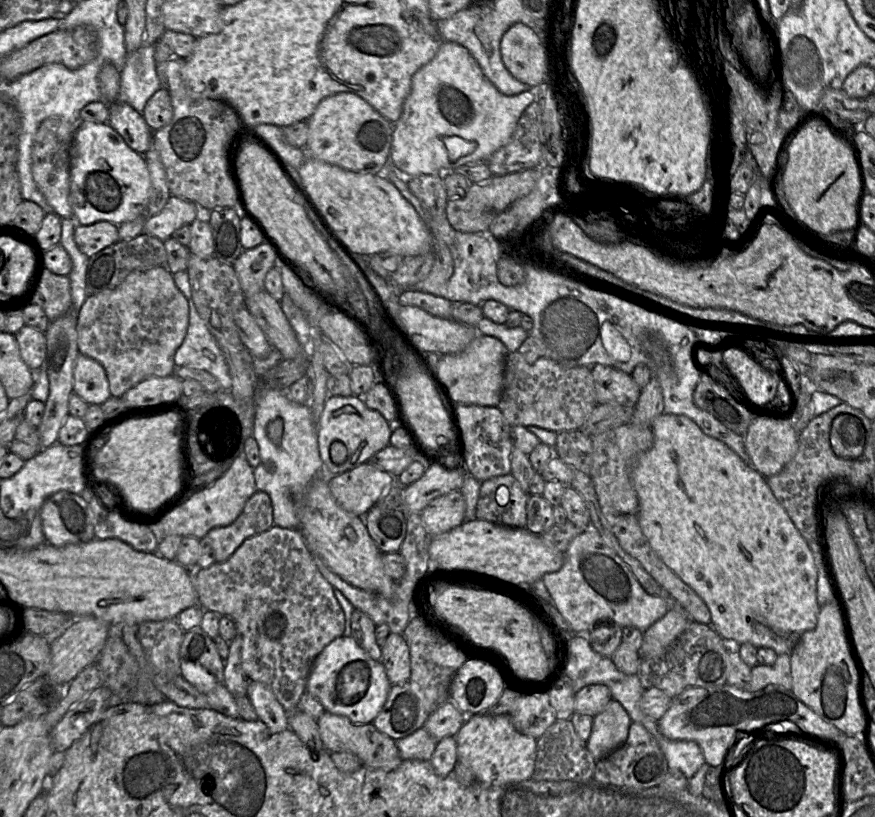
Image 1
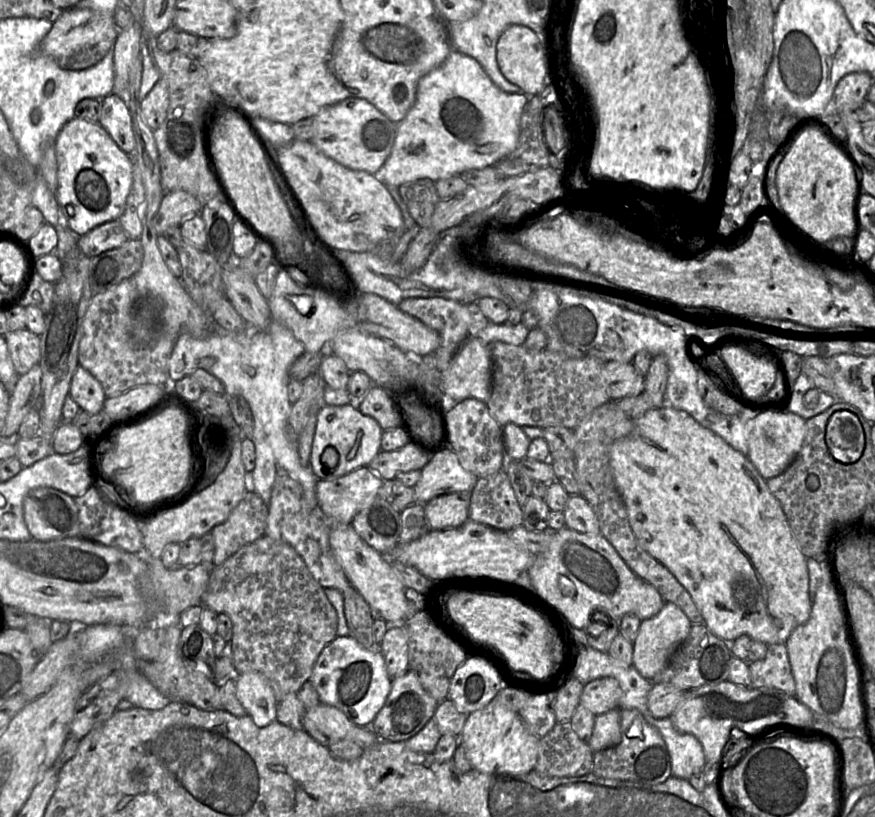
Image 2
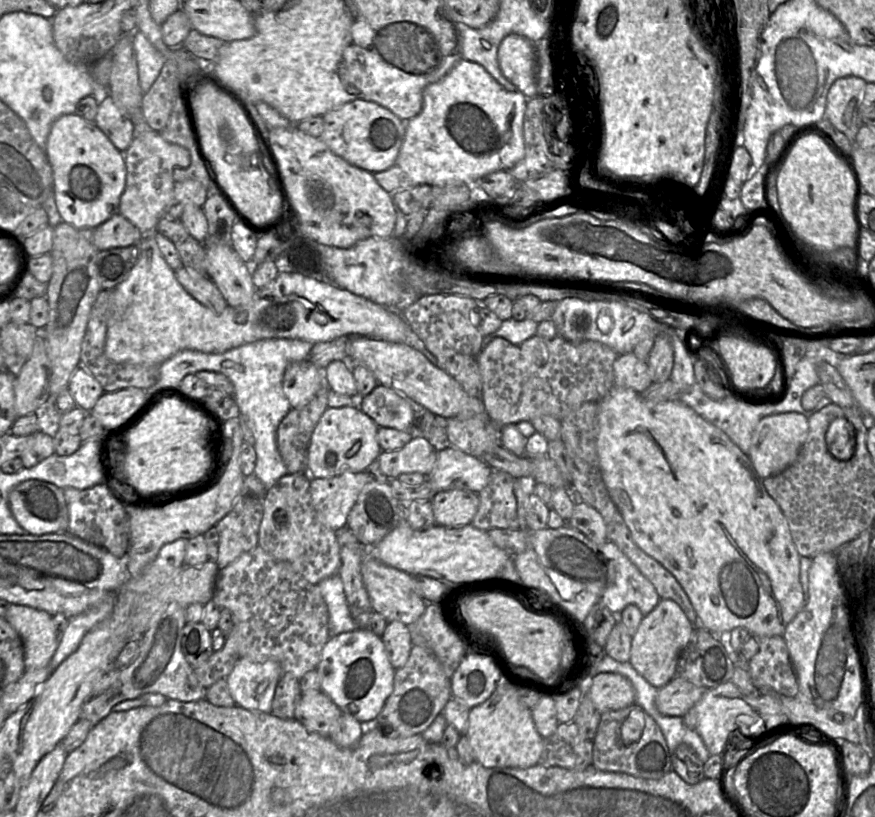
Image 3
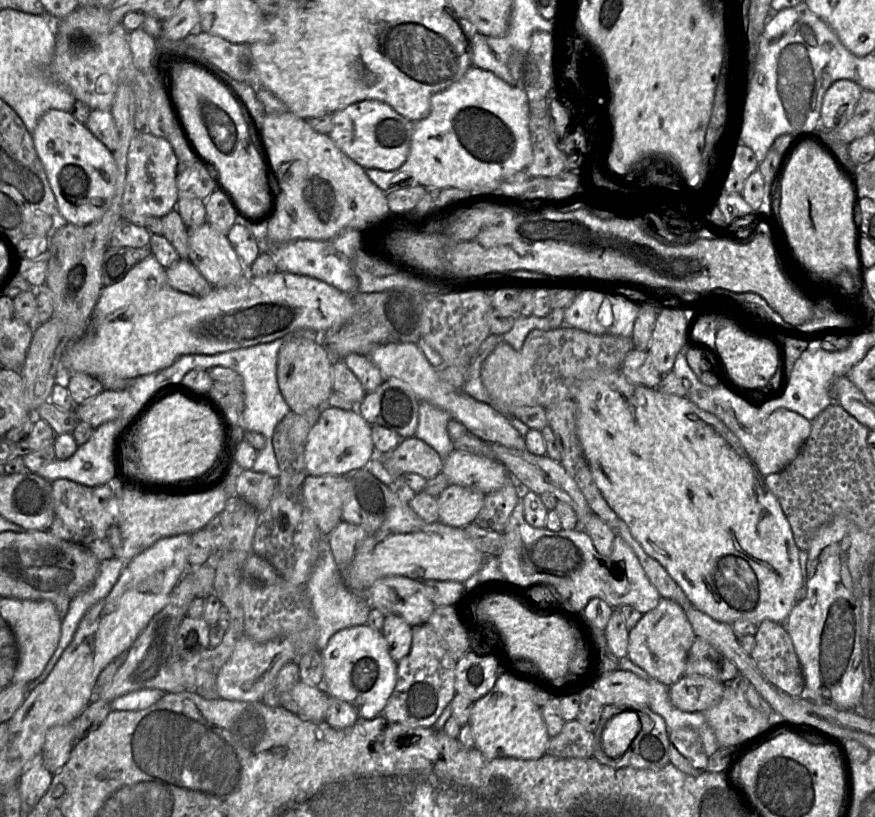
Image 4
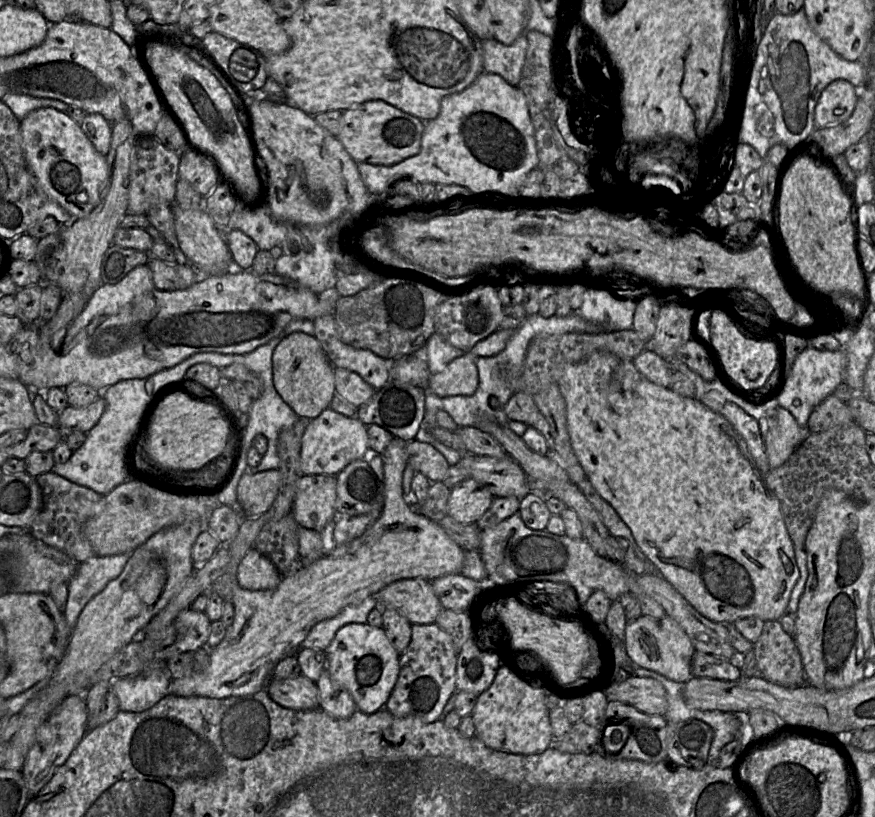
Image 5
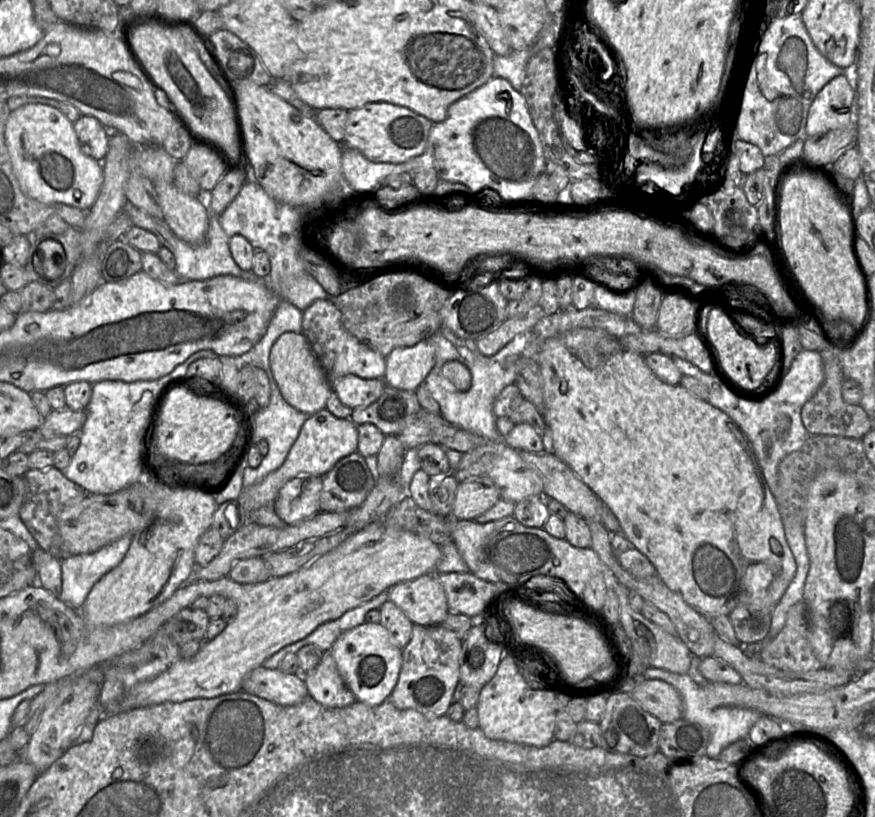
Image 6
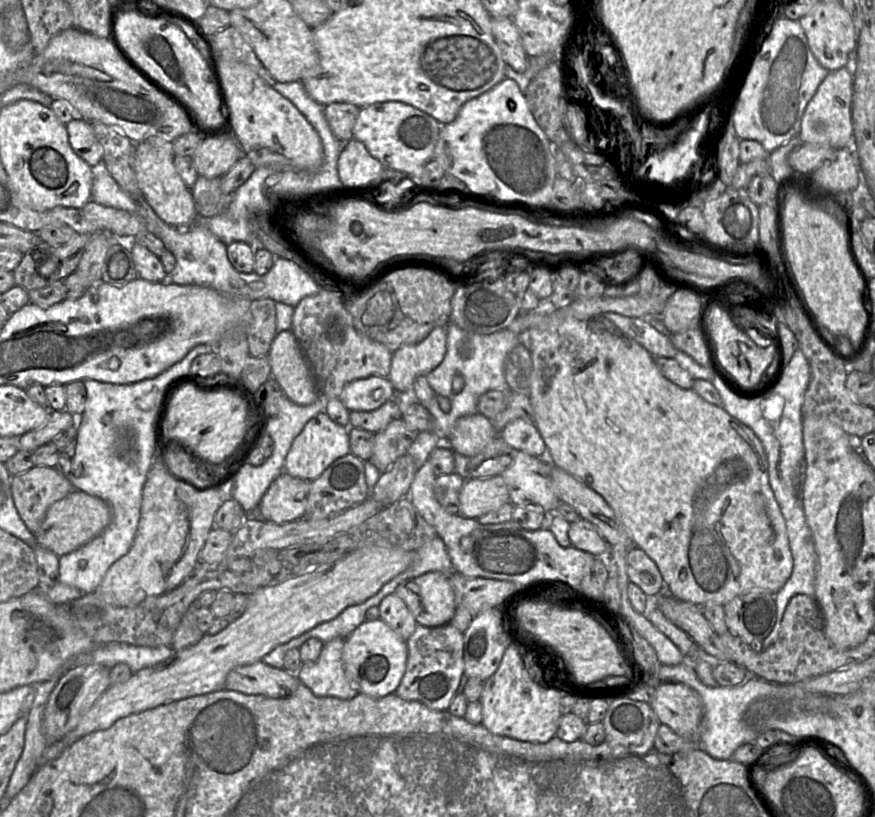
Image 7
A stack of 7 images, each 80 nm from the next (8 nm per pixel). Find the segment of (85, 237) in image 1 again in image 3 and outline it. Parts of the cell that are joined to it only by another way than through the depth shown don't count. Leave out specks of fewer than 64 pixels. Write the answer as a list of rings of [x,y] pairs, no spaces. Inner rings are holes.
[[[120,213],[92,230],[92,242],[99,250],[126,247],[141,242],[144,235]]]

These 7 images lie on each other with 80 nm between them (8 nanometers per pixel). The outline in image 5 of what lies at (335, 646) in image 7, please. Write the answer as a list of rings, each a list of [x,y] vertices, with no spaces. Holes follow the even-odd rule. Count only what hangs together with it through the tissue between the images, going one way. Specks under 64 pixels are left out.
[[[325,669],[315,682],[319,694],[319,708],[337,719],[349,718],[356,710],[350,693],[339,686]]]

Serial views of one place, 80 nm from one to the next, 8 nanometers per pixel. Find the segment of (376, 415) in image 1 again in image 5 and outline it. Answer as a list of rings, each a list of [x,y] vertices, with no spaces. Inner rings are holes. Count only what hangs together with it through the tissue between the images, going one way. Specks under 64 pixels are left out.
[[[329,407],[308,424],[301,440],[301,470],[303,475],[336,476],[350,462],[363,459],[369,449],[367,426],[356,416],[347,417]]]

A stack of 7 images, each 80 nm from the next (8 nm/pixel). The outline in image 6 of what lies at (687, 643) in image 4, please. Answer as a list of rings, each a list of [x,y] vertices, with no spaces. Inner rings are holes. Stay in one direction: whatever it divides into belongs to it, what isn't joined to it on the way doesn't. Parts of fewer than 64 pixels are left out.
[[[605,567],[603,576],[608,583],[608,589],[616,593],[620,605],[620,623],[628,636],[633,652],[647,665],[677,674],[687,674],[692,661],[692,653],[679,636],[669,634],[659,625],[643,616],[641,612],[632,609],[628,601],[629,589],[621,584],[611,569]]]

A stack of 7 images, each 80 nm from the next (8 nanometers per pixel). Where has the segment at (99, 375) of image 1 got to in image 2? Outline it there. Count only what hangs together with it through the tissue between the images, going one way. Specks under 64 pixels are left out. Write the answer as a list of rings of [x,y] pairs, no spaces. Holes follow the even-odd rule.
[[[80,365],[72,377],[69,394],[81,409],[89,412],[91,415],[103,409],[107,398],[101,383]]]

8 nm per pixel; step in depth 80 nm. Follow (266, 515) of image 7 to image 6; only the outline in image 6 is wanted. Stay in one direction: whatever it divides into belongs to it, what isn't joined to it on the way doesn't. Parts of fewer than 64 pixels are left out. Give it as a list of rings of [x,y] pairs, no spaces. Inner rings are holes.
[[[299,476],[286,482],[276,499],[273,508],[278,517],[292,525],[306,520],[319,510],[322,491],[322,477]]]

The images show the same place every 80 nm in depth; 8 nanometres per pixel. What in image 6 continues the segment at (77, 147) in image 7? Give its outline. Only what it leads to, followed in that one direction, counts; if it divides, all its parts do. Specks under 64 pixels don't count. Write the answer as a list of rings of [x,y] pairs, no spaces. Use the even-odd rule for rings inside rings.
[[[82,115],[73,123],[82,152],[103,162],[108,151],[109,130],[95,117]]]

